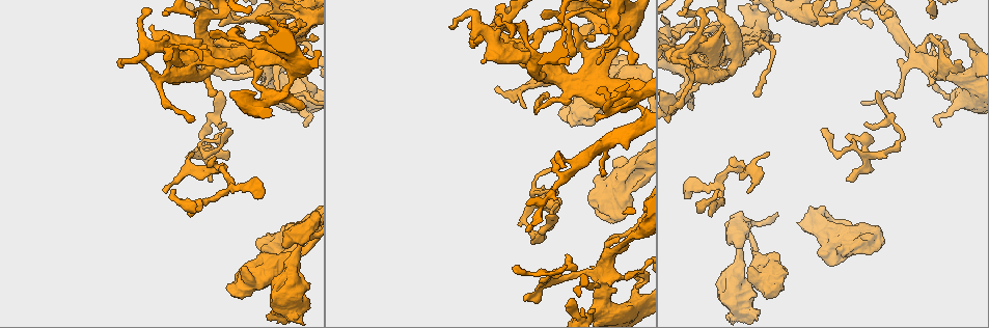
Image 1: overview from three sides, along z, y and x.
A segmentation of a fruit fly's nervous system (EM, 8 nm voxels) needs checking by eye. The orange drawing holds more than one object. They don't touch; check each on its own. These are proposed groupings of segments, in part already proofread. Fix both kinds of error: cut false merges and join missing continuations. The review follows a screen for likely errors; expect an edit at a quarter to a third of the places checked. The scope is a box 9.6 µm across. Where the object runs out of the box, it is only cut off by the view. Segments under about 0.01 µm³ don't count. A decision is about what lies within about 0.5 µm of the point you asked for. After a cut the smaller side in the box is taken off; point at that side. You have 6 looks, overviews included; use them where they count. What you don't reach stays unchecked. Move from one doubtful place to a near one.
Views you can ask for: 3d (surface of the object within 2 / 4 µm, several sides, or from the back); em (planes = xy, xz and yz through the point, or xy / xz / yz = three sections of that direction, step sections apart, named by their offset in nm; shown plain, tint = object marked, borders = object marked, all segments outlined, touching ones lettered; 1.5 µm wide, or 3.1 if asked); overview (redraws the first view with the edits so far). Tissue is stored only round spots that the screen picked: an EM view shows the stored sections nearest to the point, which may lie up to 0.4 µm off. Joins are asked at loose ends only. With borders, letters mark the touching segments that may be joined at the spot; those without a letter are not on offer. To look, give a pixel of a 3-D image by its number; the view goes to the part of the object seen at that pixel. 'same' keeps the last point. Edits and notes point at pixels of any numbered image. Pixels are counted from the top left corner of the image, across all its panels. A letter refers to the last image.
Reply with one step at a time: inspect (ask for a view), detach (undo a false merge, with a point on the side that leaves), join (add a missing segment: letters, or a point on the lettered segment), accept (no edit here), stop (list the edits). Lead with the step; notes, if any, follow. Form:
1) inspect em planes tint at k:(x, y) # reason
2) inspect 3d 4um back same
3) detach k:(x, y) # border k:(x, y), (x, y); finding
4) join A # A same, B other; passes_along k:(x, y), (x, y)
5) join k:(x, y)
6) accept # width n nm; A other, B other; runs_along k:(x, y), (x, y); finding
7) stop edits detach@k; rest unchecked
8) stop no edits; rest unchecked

inspect 3d 2um at 1:(721, 25) # thick end

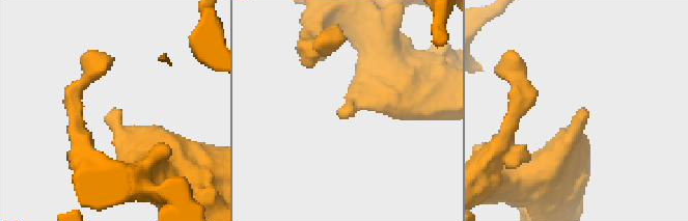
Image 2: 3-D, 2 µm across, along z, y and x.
inspect em xz step 4 tint at 2:(343, 112)

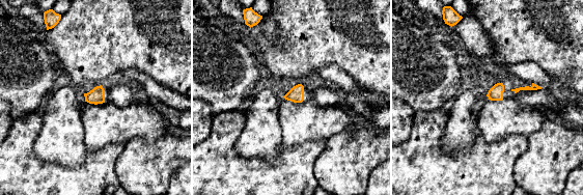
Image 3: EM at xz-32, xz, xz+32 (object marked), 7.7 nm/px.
inspect em planes borders same # another direction

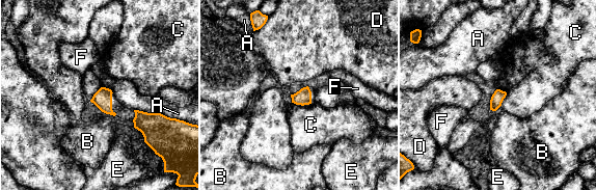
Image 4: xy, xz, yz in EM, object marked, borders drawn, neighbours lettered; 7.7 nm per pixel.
accept # longest_contact B 220 nm; A other, B other, C other, D other, E other, F other; none of them fits

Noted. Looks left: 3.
inspect 3d 4um at 1:(545, 12) # an open end

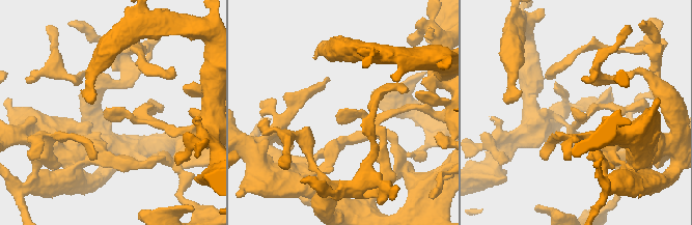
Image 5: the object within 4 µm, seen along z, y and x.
inspect em planes borders at 5:(339, 112)

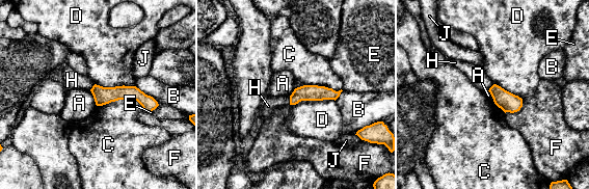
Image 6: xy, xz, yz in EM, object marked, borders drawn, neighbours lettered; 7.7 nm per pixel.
accept # longest_contact C 380 nm; A other, B other, C other, D other, E other, F other, H other, J other; runs_along 6:(94, 90), (136, 93), (155, 104); no lettered segment goes on from it

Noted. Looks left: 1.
inspect em planes borders at 1:(689, 66) # an open end

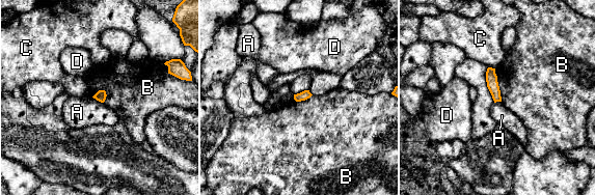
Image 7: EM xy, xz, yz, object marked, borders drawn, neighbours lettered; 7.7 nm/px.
accept # A other, B other, C other, D other; border 7:(494, 68), (502, 101); none of them fits

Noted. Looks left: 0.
stop no edits; rest unchecked

